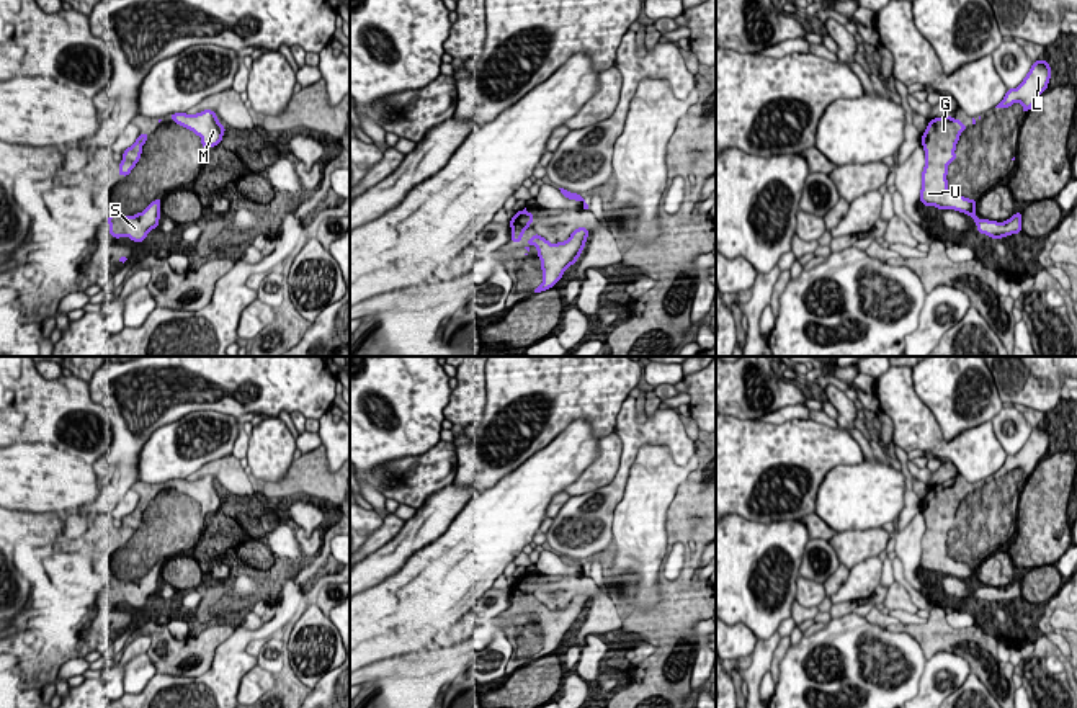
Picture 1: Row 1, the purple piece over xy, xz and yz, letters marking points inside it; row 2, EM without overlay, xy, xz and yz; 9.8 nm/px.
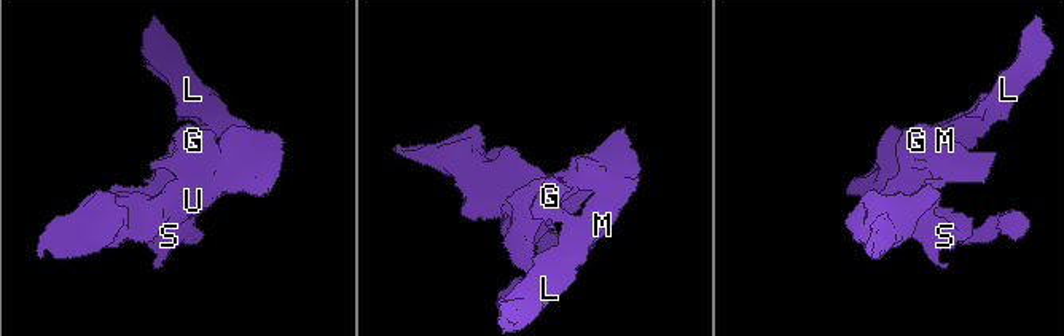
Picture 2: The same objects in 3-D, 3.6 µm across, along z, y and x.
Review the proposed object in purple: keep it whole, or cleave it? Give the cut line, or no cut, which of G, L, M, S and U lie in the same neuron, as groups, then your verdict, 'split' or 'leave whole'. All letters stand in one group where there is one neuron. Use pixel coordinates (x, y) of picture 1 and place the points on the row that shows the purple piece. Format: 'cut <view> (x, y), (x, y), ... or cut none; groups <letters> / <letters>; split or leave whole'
cut none; groups G L M S U; leave whole

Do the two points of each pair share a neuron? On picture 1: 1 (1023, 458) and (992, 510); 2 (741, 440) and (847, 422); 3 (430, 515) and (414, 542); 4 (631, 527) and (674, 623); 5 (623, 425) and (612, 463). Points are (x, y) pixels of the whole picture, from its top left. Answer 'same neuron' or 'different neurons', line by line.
1: same neuron
2: different neurons
3: same neuron
4: different neurons
5: different neurons

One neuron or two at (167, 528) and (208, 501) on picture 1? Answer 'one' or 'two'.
one

